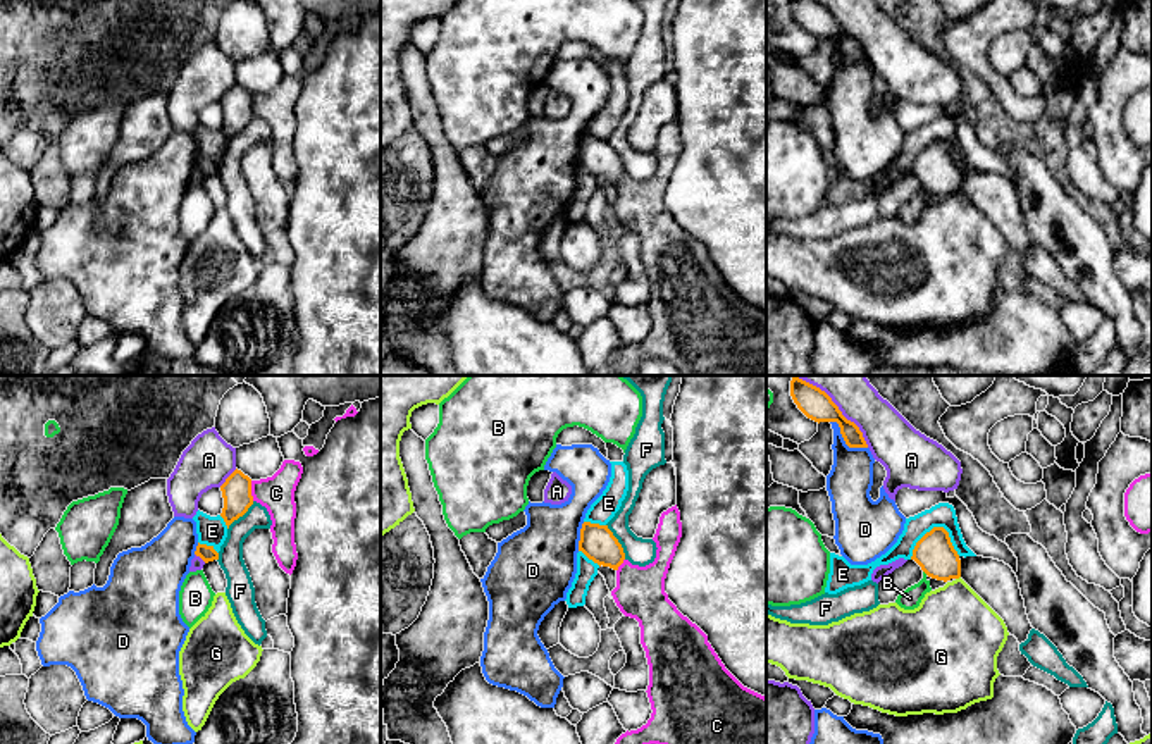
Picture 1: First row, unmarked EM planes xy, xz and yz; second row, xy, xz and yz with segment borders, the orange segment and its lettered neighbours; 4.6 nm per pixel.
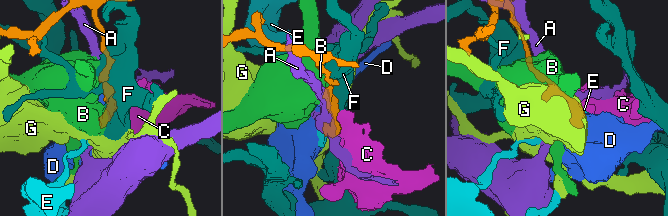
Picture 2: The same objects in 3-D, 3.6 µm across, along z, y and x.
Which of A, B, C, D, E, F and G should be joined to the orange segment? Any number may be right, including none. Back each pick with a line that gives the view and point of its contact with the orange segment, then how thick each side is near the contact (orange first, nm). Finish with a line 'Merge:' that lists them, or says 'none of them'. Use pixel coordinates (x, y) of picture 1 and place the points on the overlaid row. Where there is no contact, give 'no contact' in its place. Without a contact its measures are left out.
Merge: none of them

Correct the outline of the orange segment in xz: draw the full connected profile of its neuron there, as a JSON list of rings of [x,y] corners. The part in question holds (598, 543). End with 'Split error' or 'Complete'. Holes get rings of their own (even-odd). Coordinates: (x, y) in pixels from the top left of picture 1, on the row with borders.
[[[584,522],[580,529],[579,551],[599,567],[618,570],[625,560],[625,553],[618,539],[608,525]]]. Complete

